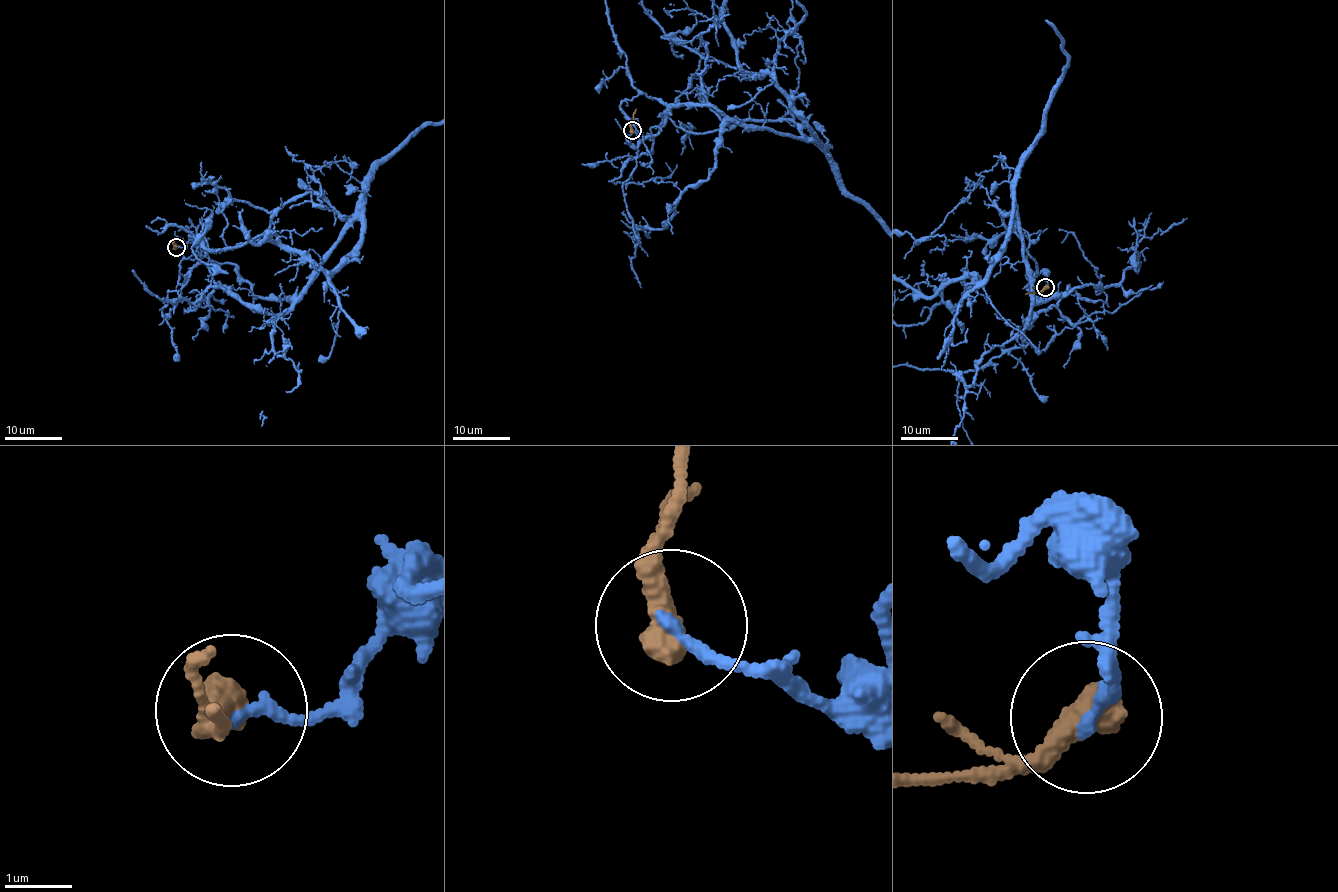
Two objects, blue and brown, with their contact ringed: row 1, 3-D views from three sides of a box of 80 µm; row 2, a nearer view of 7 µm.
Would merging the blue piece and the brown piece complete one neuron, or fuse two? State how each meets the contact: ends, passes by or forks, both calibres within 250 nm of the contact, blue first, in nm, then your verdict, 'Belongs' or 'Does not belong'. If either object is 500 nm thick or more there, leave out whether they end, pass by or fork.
Thickness 180 nm (blue) against 550 nm. Does not belong

